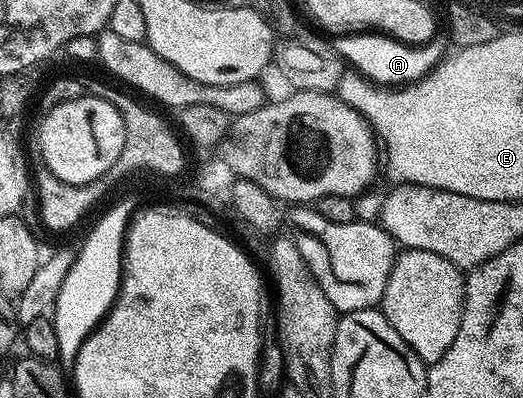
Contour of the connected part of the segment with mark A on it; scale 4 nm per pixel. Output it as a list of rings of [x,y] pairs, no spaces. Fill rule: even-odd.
[[[373,24],[336,29],[329,37],[334,44],[333,52],[349,66],[350,74],[359,76],[363,84],[370,85],[371,89],[384,94],[411,92],[442,69],[444,25],[432,29],[430,38],[423,41],[410,41],[410,37],[398,37],[398,33],[390,33],[390,29],[382,29],[381,25]]]

